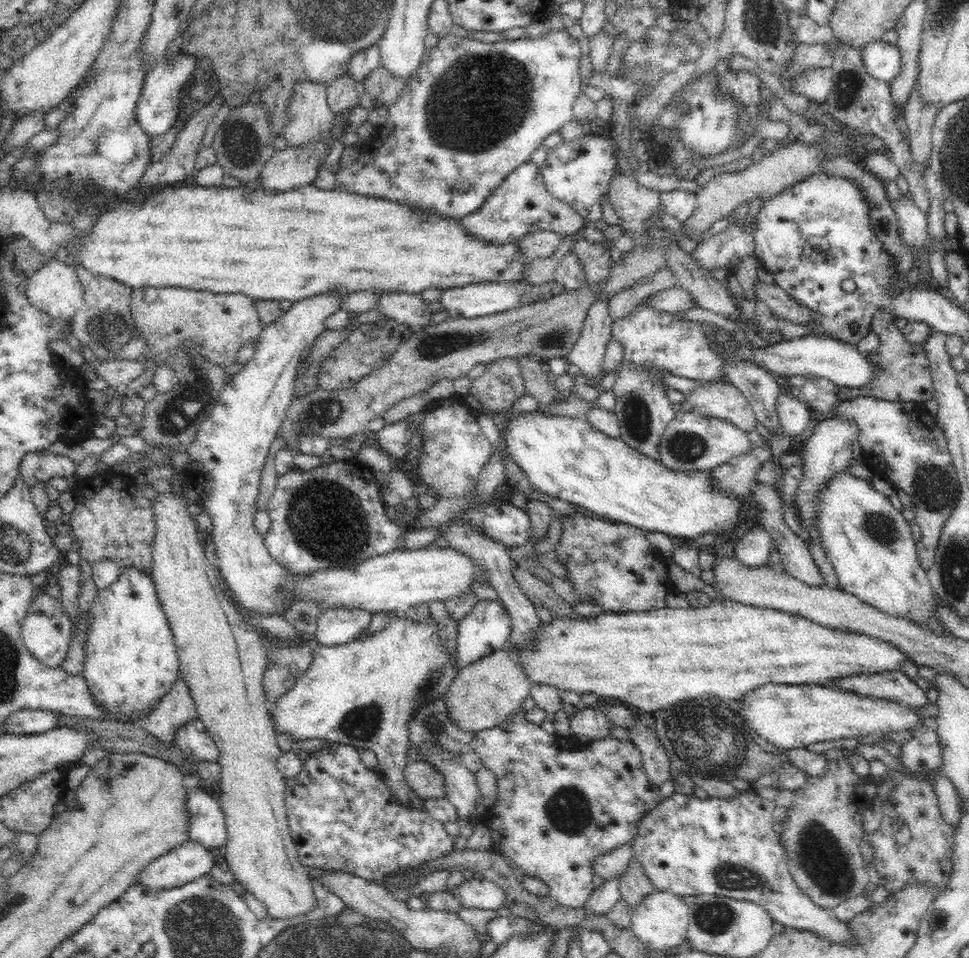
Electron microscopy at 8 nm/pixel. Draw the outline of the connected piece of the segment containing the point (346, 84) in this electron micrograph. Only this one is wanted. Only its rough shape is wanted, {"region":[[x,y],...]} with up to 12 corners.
{"region":[[344,73],[326,86],[336,116],[358,105],[359,83]]}

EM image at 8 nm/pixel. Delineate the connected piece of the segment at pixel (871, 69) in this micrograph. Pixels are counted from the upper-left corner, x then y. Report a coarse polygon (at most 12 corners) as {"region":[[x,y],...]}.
{"region":[[872,42],[862,51],[866,70],[890,84],[902,72],[898,46]]}

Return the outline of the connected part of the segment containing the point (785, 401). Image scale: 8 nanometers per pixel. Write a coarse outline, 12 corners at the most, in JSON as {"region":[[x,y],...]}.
{"region":[[781,394],[776,412],[784,434],[810,426],[810,406],[797,394]]}

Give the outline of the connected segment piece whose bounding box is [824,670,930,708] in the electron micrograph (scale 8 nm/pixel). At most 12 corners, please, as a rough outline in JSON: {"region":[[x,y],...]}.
{"region":[[904,671],[846,676],[824,685],[919,708],[926,685]]}

